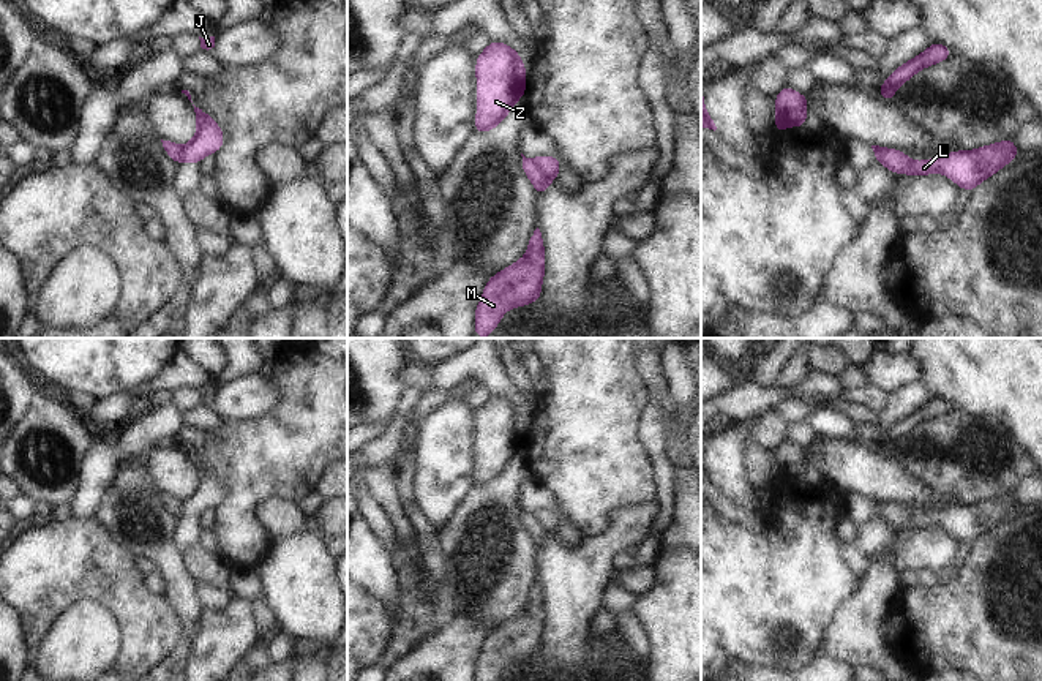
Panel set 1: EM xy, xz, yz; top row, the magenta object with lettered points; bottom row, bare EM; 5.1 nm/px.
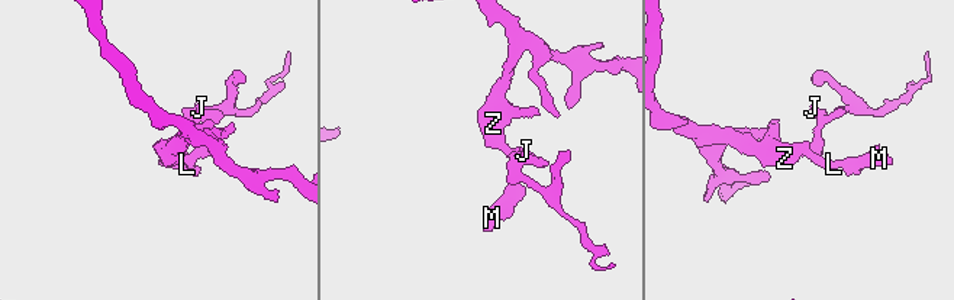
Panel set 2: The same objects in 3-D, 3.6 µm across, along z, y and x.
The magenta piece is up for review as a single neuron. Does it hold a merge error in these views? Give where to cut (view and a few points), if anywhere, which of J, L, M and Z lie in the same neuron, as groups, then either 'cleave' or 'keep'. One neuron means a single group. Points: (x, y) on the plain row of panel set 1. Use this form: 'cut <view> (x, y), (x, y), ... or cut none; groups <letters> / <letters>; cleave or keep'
cut xz (532, 514), (551, 534); groups J / L M Z; cleave

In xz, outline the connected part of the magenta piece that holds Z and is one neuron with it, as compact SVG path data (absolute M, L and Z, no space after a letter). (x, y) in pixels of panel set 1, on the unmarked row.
M491 395L477 409L477 487L502 477L510 461L524 450L526 420L513 401Z

